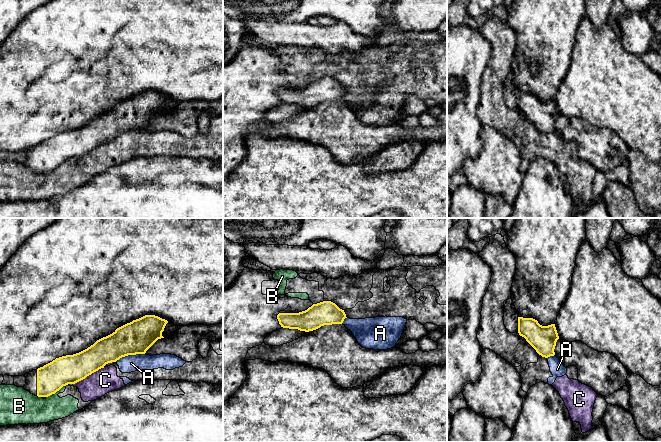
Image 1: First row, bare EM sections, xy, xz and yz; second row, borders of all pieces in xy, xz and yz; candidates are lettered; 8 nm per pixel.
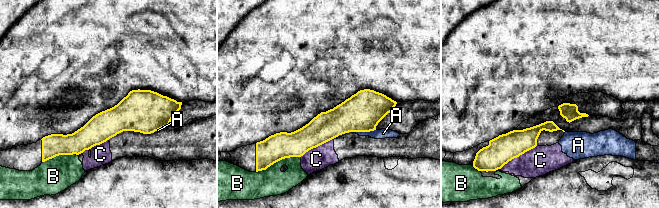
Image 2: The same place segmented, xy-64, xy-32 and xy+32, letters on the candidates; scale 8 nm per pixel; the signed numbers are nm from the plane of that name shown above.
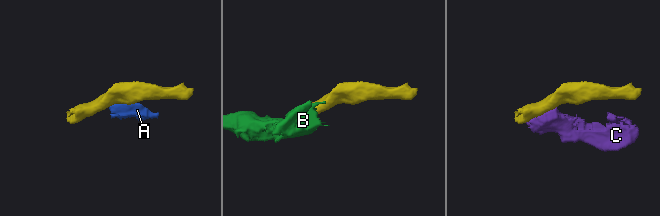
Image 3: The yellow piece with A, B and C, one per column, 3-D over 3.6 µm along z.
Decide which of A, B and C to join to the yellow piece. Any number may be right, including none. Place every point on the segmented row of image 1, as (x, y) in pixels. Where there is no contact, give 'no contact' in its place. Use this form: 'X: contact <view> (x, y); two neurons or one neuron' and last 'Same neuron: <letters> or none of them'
A: contact xy (129, 354); two neurons
B: contact xy (55, 392); two neurons
C: contact xy (88, 375); two neurons
Same neuron: none of them

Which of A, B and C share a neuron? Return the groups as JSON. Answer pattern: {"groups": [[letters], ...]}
{"groups": [["A", "B", "C"]]}

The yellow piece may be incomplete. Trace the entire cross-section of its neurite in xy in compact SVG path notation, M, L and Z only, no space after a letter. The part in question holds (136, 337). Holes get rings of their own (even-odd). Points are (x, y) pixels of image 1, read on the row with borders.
M145 315L97 340L87 349L56 358L43 367L24 374L24 389L38 397L55 394L63 386L75 384L108 363L128 355L145 354L158 340L167 320L155 315Z

